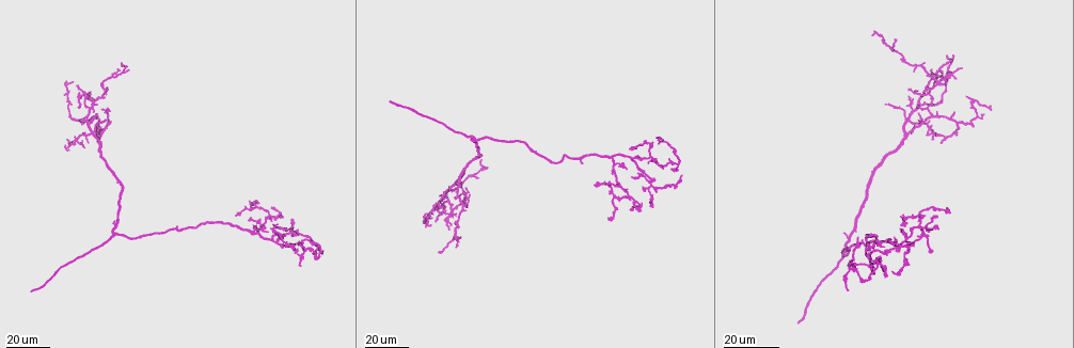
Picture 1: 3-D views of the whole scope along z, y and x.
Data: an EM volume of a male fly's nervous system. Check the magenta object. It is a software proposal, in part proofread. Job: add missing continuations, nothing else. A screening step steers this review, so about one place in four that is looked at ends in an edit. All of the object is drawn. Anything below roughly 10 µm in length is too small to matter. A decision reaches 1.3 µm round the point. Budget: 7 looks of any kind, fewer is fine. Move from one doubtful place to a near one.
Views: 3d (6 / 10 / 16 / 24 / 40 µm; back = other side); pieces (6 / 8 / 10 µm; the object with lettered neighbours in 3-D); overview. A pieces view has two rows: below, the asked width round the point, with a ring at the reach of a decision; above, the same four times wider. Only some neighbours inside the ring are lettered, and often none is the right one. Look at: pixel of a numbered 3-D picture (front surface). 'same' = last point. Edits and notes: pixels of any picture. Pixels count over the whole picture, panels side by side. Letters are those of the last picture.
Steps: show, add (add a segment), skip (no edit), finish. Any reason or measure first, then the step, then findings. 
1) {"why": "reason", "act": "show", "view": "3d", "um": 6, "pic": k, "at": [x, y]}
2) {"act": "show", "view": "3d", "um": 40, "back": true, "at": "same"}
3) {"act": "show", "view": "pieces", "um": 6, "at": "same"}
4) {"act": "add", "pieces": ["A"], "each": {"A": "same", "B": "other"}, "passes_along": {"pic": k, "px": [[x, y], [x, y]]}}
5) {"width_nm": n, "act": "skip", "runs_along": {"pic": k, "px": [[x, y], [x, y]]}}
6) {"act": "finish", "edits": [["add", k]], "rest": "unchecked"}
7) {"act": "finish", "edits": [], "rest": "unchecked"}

{"why": "end of a long branch", "act": "show", "view": "3d", "um": 24, "pic": 1, "at": [30, 289]}

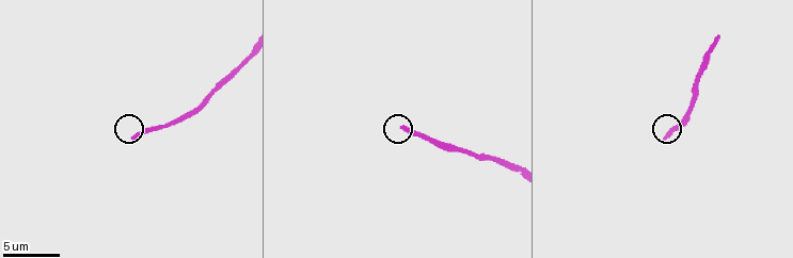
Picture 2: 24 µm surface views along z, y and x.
{"act": "show", "view": "pieces", "um": 10, "pic": 2, "at": [135, 136]}

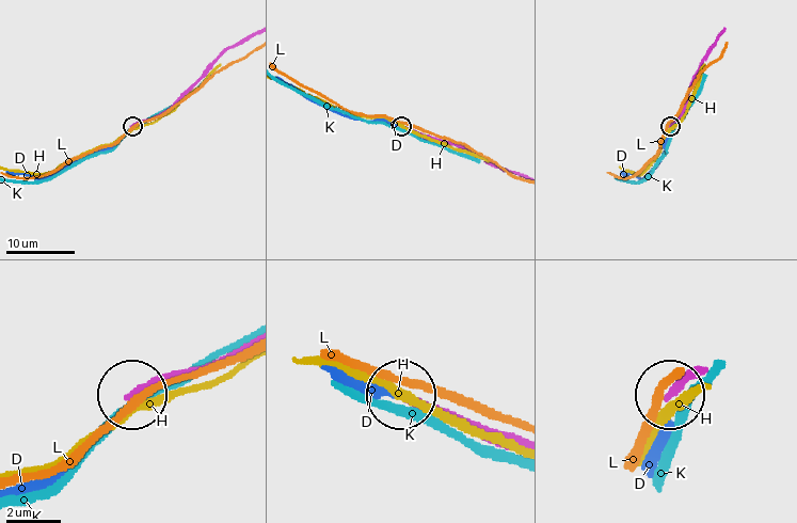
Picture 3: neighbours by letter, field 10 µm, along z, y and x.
{"width_nm": 260, "act": "skip", "each": {"D": "other", "H": "other", "K": "other", "L": "other"}, "runs_along": {"pic": 3, "px": [[242, 345], [134, 391]]}, "found": "no lettered segment goes on from it"}

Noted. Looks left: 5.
{"why": "branch stops here", "act": "show", "view": "3d", "um": 24, "pic": 1, "at": [876, 236]}

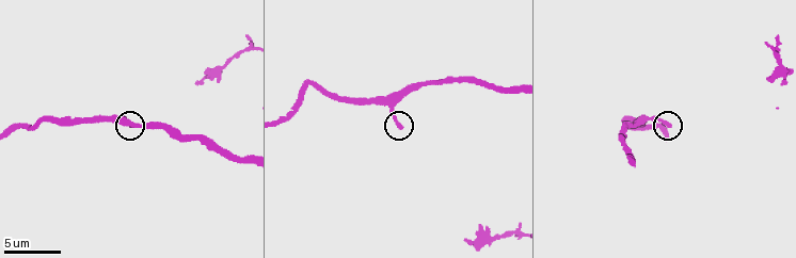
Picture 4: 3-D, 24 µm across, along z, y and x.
{"act": "show", "view": "pieces", "um": 8, "pic": 4, "at": [401, 126]}

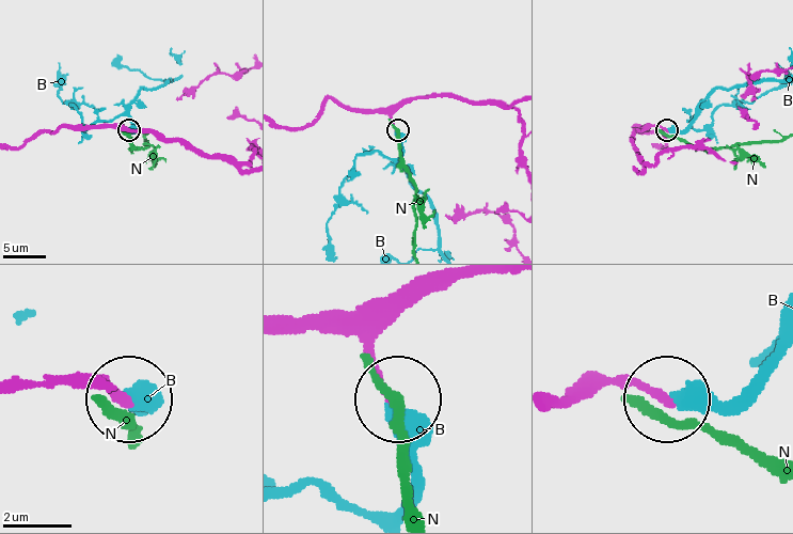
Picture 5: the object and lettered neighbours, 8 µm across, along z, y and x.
{"act": "add", "pieces": ["B"], "each": {"B": "same", "N": "other"}, "found": "the neuron continues"}

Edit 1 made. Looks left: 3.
{"why": "branch stops here", "act": "show", "view": "3d", "um": 40, "pic": 1, "at": [299, 264]}

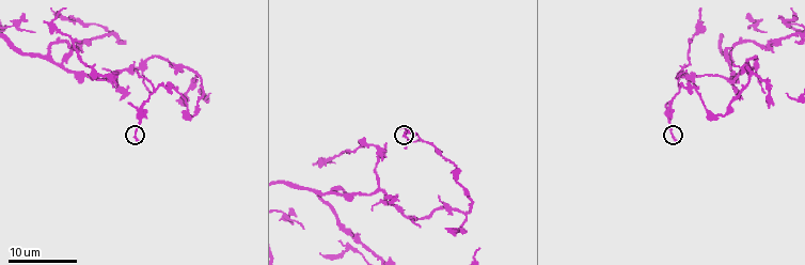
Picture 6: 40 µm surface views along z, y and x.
{"why": "see the neighbours", "act": "show", "view": "pieces", "um": 6, "pic": 6, "at": [405, 136]}

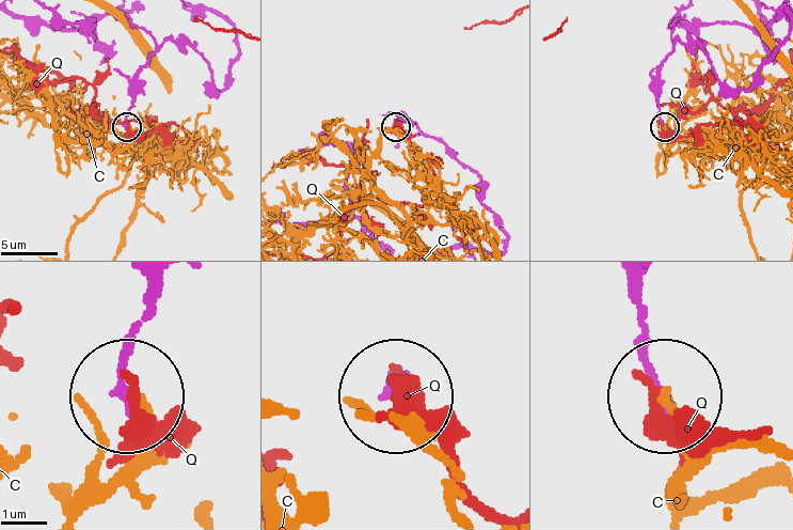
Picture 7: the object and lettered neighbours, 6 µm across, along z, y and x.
{"act": "skip", "each": {"C": "other", "Q": "other"}, "runs_along": {"pic": 7, "px": [[743, 90], [680, 41], [661, 69], [662, 126]]}, "found": "none of them fits"}

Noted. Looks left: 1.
{"act": "finish", "edits": [["add", 5]], "rest": "unchecked"}

